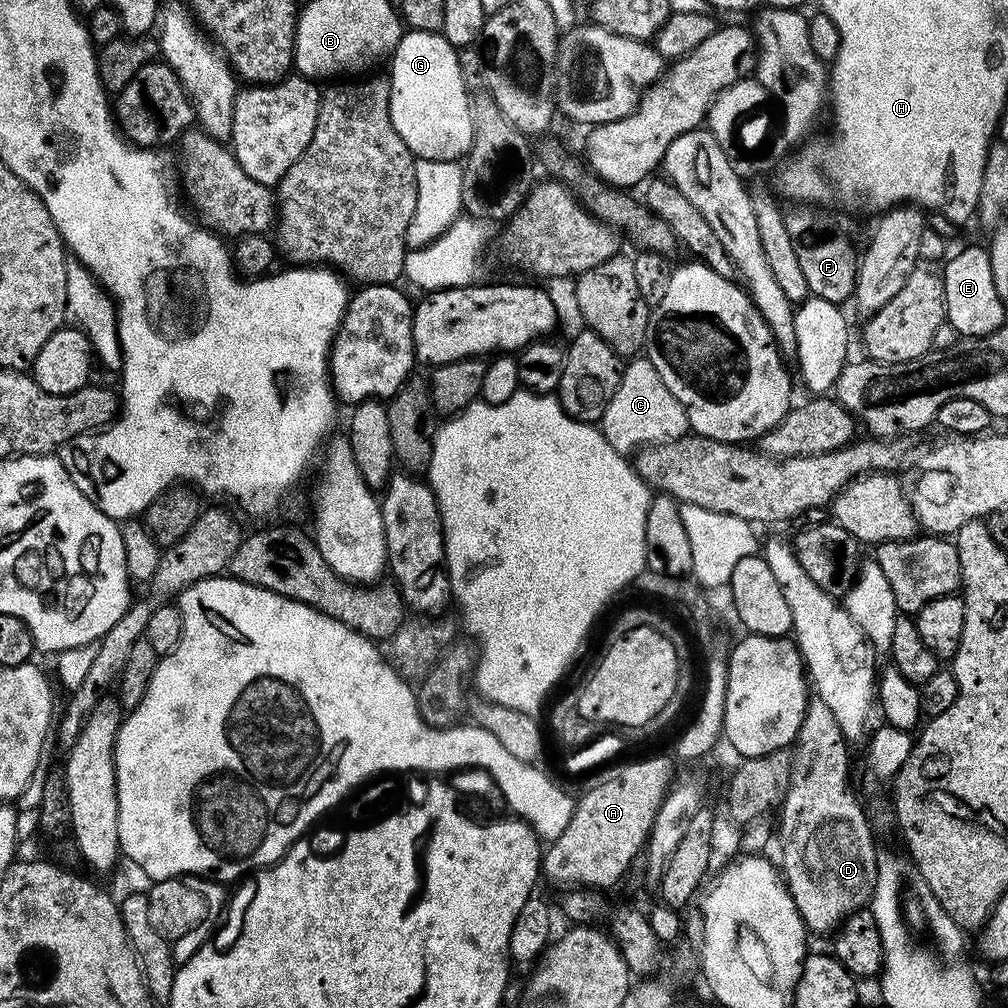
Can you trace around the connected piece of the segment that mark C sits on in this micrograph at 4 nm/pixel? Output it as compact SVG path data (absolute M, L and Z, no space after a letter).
M632 358L625 363L622 382L618 382L618 390L614 390L614 398L610 398L610 406L606 406L598 427L606 442L622 454L635 454L649 444L679 440L689 431L682 402L666 390L666 382L658 378L658 370L654 370L647 358Z

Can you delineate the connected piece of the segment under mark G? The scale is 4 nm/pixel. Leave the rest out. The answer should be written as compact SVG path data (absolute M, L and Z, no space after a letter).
M408 30L403 33L395 52L390 57L390 122L398 130L398 138L406 142L413 157L430 160L459 161L467 157L472 149L474 126L468 101L468 87L462 78L460 54L440 32L418 32Z

